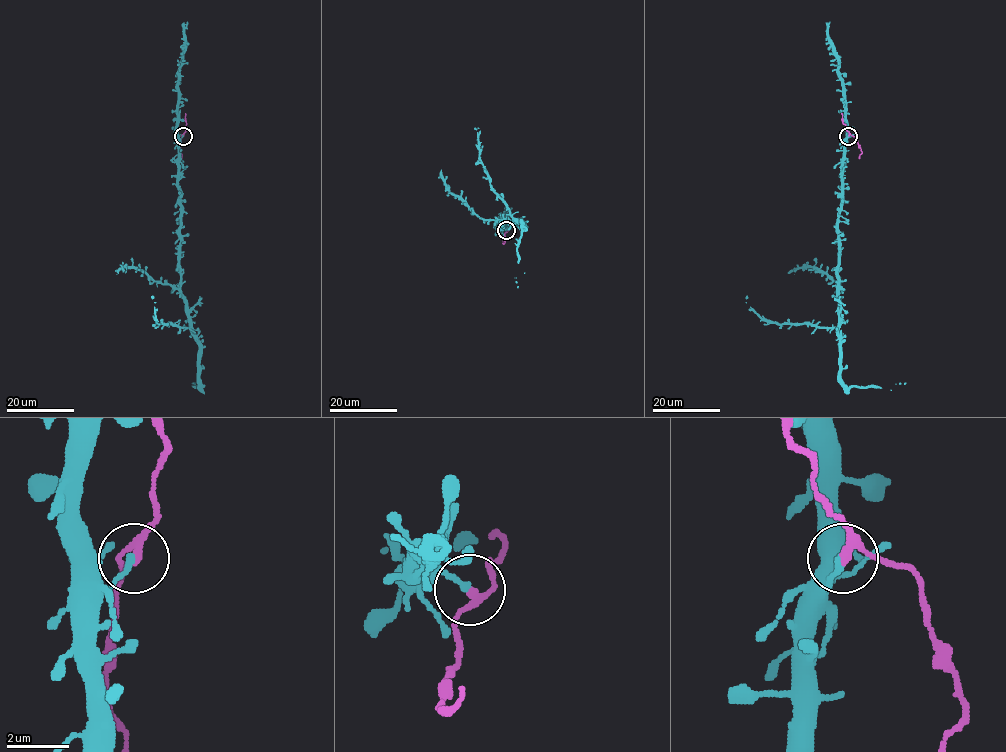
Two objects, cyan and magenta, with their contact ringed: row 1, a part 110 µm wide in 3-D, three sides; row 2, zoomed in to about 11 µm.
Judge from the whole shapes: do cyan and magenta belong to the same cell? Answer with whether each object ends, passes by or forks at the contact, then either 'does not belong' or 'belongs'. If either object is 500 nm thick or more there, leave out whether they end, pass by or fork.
cyan ends | magenta passes by | belongs

